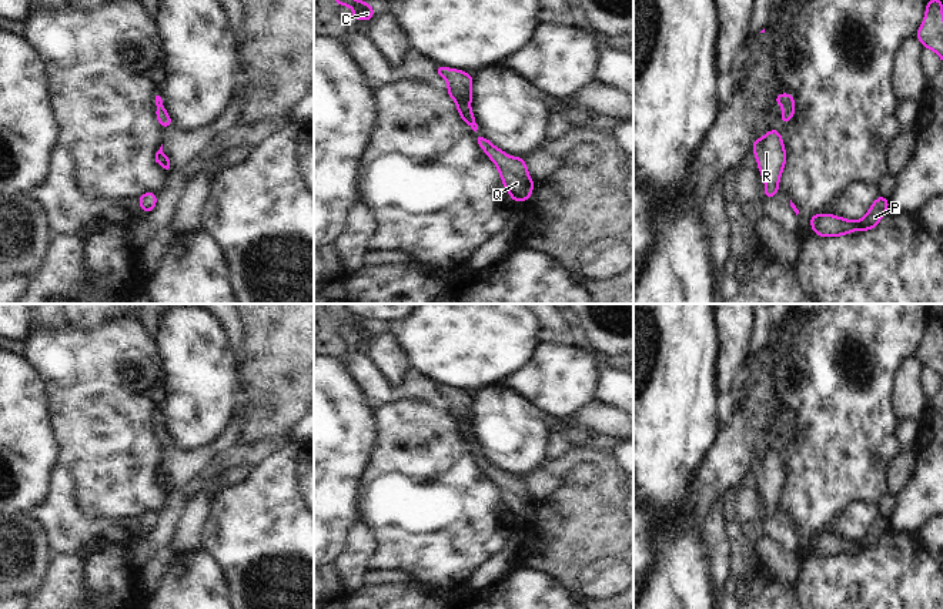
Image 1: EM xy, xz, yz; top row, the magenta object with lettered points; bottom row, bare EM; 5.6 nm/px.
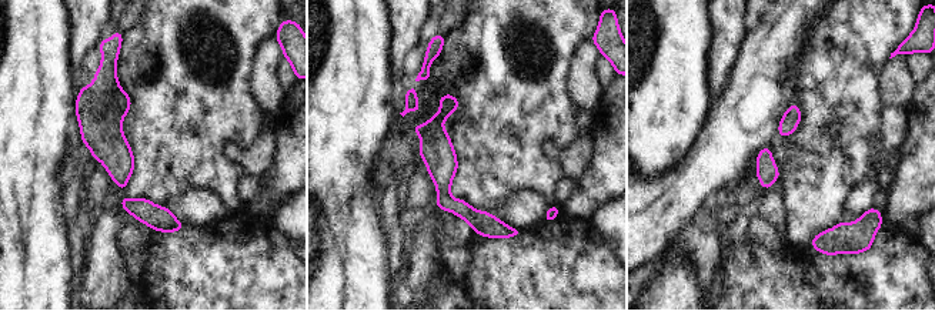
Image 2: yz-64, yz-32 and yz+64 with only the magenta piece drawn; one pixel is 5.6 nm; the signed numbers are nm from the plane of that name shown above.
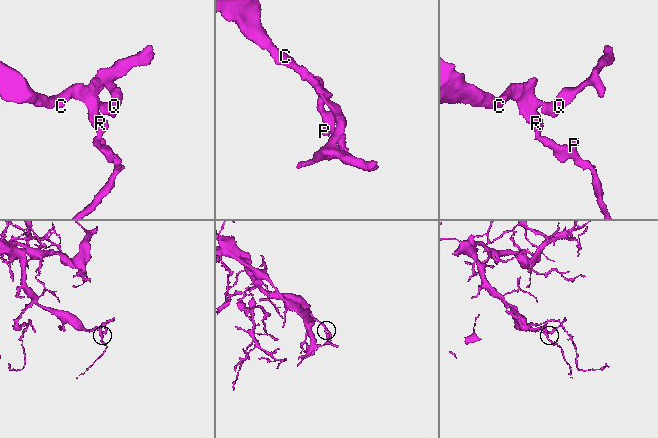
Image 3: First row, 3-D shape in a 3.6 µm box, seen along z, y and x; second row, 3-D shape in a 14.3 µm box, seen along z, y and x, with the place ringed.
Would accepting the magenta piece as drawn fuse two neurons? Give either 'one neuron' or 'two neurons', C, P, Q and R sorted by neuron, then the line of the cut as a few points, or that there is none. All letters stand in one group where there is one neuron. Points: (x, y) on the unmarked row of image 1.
one neuron; groups C P Q R; cut none

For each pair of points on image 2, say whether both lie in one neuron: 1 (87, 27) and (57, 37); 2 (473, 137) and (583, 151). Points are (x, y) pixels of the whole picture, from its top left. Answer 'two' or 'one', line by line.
1: two
2: two

